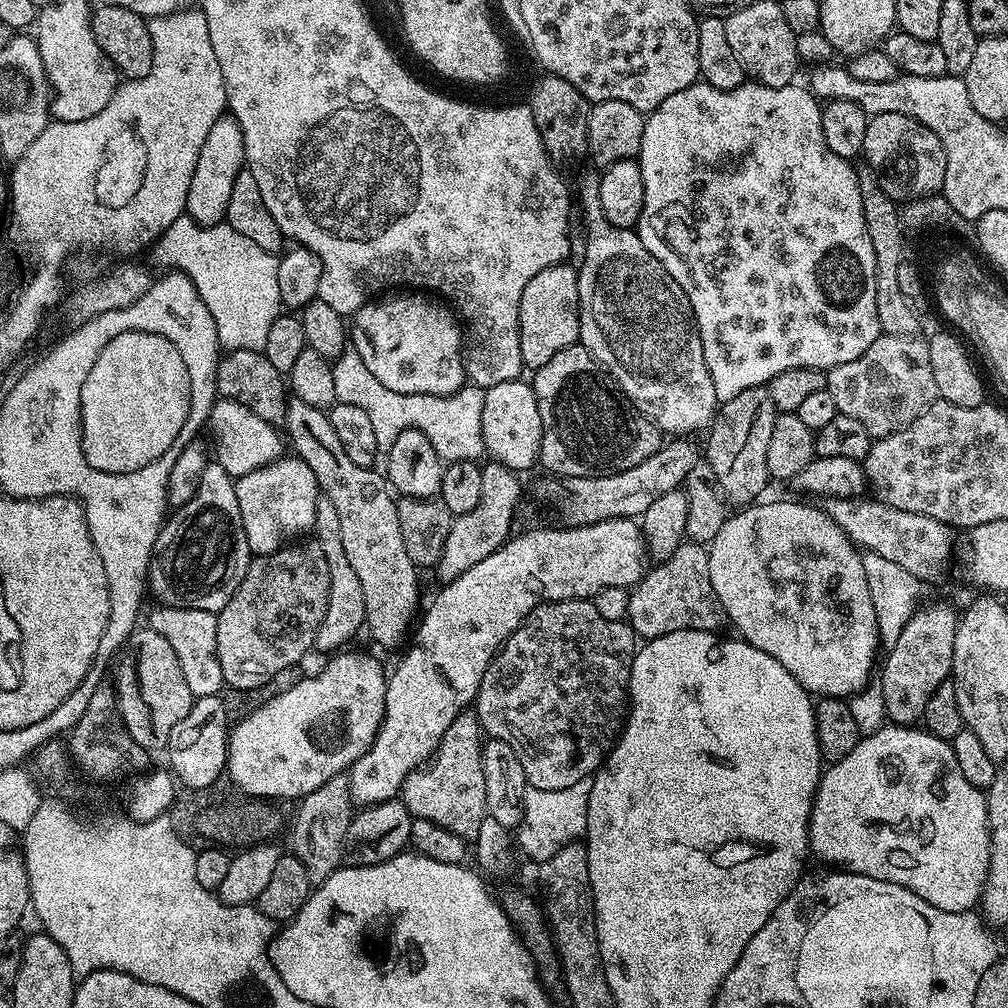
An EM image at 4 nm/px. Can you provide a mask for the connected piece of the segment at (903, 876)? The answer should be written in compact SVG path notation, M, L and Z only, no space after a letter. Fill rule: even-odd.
M888 722L876 733L863 737L860 744L854 746L850 754L846 754L846 758L829 763L823 769L820 785L816 787L816 797L812 803L812 817L808 819L808 843L811 855L815 859L817 856L818 859L832 864L828 866L879 880L887 879L891 884L903 884L914 894L918 894L918 898L930 902L930 906L938 906L938 910L971 912L979 905L981 893L988 883L988 867L992 853L992 839L988 825L988 798L981 789L972 785L966 774L962 774L962 766L958 766L958 758L949 741L936 736L936 733L928 731L923 726Z

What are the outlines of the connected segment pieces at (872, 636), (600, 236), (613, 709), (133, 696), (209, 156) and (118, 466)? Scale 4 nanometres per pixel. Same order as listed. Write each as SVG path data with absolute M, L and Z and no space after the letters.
M776 500L773 504L760 503L764 502L756 502L751 506L741 507L739 511L737 511L740 512L737 516L729 515L724 521L722 530L718 530L718 534L714 537L714 539L712 539L712 543L708 548L708 557L710 558L710 582L714 582L714 594L718 594L718 602L724 607L725 617L727 617L731 623L732 620L736 623L737 630L741 632L739 635L742 637L743 643L752 644L759 652L765 652L769 660L777 660L778 662L782 662L782 666L786 666L786 670L790 670L790 674L794 674L794 678L798 678L801 688L808 689L809 693L815 694L820 698L826 696L851 698L869 686L870 679L868 679L868 675L872 672L872 663L876 660L876 651L881 651L882 648L879 636L878 619L875 617L873 599L870 598L870 589L866 582L866 573L862 566L861 553L858 551L857 545L853 544L852 541L849 540L847 534L844 533L844 531L842 531L836 523L834 523L834 521L828 516L827 511L824 511L821 507L820 509L811 508L808 504L795 504L792 500Z
M584 172L574 184L578 197L578 211L584 217L584 230L588 237L586 258L578 270L578 298L580 299L579 343L589 352L596 363L616 382L630 403L643 416L656 425L661 433L672 438L684 438L688 432L707 429L718 411L718 397L714 394L714 382L706 370L702 354L702 342L692 317L692 307L678 282L646 250L639 231L614 226L602 214L602 202L598 198L600 172Z
M591 599L555 600L549 604L541 604L525 618L520 628L514 630L514 634L500 647L482 678L474 701L474 711L480 720L480 727L491 739L506 742L506 746L510 746L510 750L518 754L518 762L522 762L525 781L533 788L563 790L566 786L578 782L579 779L591 777L600 765L605 763L608 753L612 750L612 745L616 743L622 731L626 709L630 704L628 683L637 651L638 637L632 627L624 620L608 620L602 617Z
M140 626L119 653L119 660L114 687L116 709L120 712L125 731L139 748L167 749L174 726L190 714L194 703L190 686L186 686L186 678L182 675L182 666L178 666L178 654L174 654L170 642L166 642L162 634L150 626Z
M230 114L222 115L218 118L218 122L214 122L214 126L210 126L206 142L202 142L202 150L198 154L198 166L194 170L194 178L190 178L190 190L186 194L184 211L187 216L204 228L221 223L228 215L230 190L234 186L234 178L238 178L244 167L242 130Z
M127 332L118 334L118 338L110 338L110 342L102 346L102 354L98 354L94 366L90 366L86 374L86 382L82 382L80 441L90 467L110 474L142 470L148 464L157 463L167 448L175 449L193 439L192 423L190 374L186 362L182 362L182 354L174 350L174 342L158 334Z

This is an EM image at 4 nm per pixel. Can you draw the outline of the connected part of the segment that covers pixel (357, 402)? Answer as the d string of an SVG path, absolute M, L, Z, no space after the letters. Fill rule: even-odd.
M346 350L336 357L334 370L334 394L337 401L350 406L358 406L370 417L374 426L374 434L381 450L388 449L407 428L417 428L434 446L441 461L475 460L485 455L484 439L482 438L482 402L485 389L465 386L449 396L434 394L398 394L390 390L390 386L382 386L374 374L366 367L366 362L358 358L358 354Z

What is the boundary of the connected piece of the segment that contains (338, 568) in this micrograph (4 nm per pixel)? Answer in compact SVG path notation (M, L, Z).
M321 495L316 502L316 527L314 540L322 546L322 554L326 554L326 566L330 566L330 598L326 606L326 614L318 626L318 634L314 645L315 651L337 653L342 644L352 639L356 631L365 625L364 599L362 598L362 582L358 582L358 574L350 567L346 559L346 549L342 547L342 530L338 523L338 514L334 511L334 502Z

